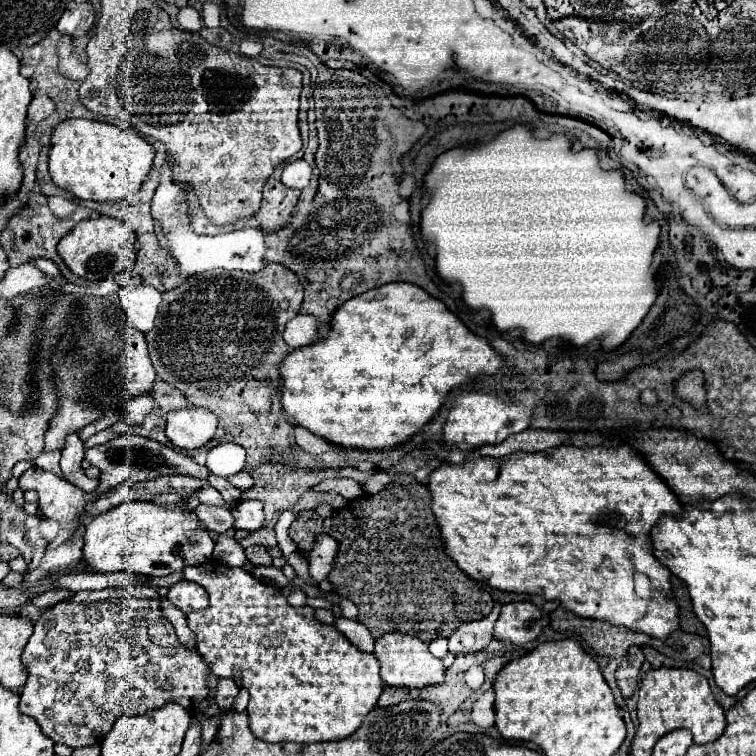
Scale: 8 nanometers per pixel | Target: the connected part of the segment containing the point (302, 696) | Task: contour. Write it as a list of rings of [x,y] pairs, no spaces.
[[[206,562],[200,566],[192,566],[192,568],[184,568],[184,578],[192,580],[196,584],[200,584],[206,592],[208,592],[208,608],[206,610],[198,610],[198,612],[190,612],[186,614],[188,626],[196,636],[196,650],[202,654],[202,658],[208,662],[208,666],[212,668],[212,674],[218,678],[232,678],[232,676],[240,676],[242,678],[242,688],[246,688],[250,692],[250,702],[248,702],[248,718],[250,718],[250,730],[264,742],[300,742],[300,744],[312,744],[312,742],[330,742],[330,740],[344,740],[350,734],[354,734],[362,720],[366,718],[366,714],[376,706],[384,682],[380,678],[380,664],[376,660],[374,654],[366,654],[360,652],[356,646],[352,646],[344,634],[340,634],[334,626],[322,624],[314,618],[314,608],[310,606],[302,606],[302,608],[294,608],[286,602],[286,598],[282,596],[282,592],[276,586],[270,584],[262,584],[260,580],[256,580],[252,574],[244,572],[242,568],[230,568],[224,564],[214,564],[214,562]]]

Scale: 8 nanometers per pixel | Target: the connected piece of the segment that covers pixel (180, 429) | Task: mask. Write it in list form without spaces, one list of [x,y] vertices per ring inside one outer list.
[[[198,406],[168,412],[166,436],[180,450],[198,450],[206,446],[216,432],[216,416]]]

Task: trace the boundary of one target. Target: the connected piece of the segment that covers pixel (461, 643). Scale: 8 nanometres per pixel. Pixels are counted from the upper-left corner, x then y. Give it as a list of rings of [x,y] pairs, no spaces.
[[[494,610],[490,616],[486,616],[480,622],[462,624],[448,638],[448,650],[452,654],[468,654],[468,652],[484,650],[490,644],[492,636],[494,636],[494,622],[496,620],[498,620],[498,614]]]

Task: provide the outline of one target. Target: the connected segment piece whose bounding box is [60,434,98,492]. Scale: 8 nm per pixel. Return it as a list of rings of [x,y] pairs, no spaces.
[[[72,434],[66,438],[66,448],[62,450],[62,460],[60,460],[62,474],[70,484],[74,484],[86,492],[92,492],[92,490],[96,490],[98,480],[90,480],[84,474],[82,460],[84,460],[84,444],[78,436]]]

